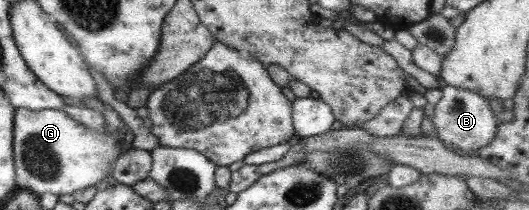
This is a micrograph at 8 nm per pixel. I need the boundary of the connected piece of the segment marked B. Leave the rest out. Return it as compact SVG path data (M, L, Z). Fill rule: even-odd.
M445 86L440 90L442 96L434 105L434 112L430 120L431 125L437 129L433 137L449 145L455 145L457 149L475 154L477 149L486 146L486 143L489 143L495 135L497 120L488 101L474 91L451 86Z

